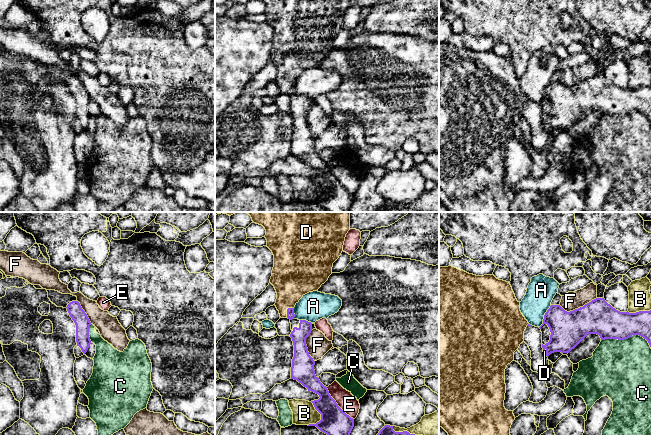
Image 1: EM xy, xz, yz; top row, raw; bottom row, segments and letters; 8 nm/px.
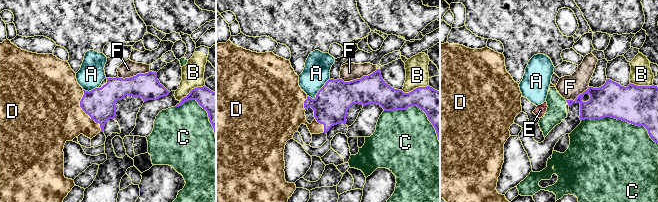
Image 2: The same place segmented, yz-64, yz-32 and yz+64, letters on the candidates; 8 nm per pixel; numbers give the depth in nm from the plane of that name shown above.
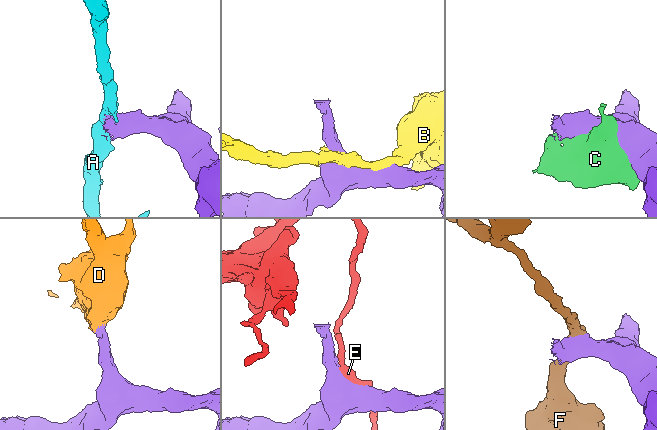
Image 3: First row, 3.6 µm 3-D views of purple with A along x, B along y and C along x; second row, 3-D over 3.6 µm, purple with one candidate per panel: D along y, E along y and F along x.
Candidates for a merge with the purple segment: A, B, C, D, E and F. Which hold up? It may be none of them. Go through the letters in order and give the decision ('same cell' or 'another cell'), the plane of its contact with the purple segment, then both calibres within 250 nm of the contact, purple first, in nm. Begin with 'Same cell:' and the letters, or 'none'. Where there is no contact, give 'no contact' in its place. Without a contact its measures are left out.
Same cell: D
A: another cell; meets purple in yz; 280 nm thick on the purple side, 220 nm on the other
B: another cell; meets purple in xz; 220 nm thick on the purple side, 190 nm on the other
C: another cell; meets purple in yz; 260 nm thick on the purple side, 460 nm on the other
D: same cell; meets purple in xz; 60 nm thick on the purple side, 300 nm on the other
E: another cell; meets purple in xz; 220 nm thick on the purple side, 150 nm on the other
F: another cell; meets purple in yz; 280 nm thick on the purple side, 150 nm on the other

